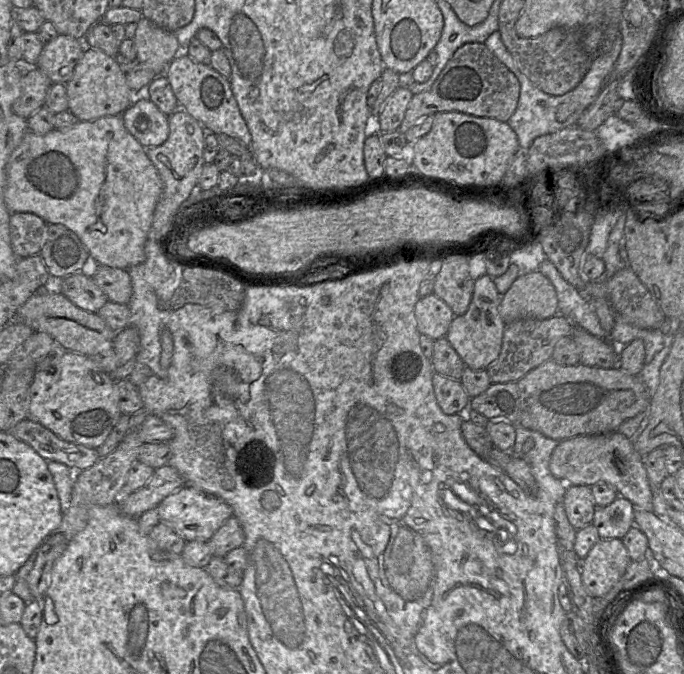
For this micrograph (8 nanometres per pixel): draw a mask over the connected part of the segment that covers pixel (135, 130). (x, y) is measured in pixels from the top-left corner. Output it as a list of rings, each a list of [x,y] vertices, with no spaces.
[[[138,95],[122,113],[124,126],[145,147],[162,145],[168,138],[168,116],[145,95]]]

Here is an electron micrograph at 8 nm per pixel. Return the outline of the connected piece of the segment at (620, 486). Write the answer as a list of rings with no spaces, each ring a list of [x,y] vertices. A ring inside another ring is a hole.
[[[618,431],[580,435],[562,440],[553,450],[549,468],[557,479],[567,485],[593,486],[604,482],[612,486],[621,496],[629,500],[635,509],[653,512],[653,488],[641,456],[632,441]]]

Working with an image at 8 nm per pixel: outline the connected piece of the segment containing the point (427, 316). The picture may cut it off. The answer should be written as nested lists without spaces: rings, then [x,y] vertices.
[[[432,293],[420,297],[415,305],[415,317],[420,334],[435,341],[447,335],[455,314],[442,299]]]

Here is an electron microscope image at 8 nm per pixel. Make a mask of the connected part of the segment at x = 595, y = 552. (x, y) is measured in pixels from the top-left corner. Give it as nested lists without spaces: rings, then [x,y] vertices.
[[[600,539],[580,562],[582,582],[593,598],[606,596],[631,559],[621,539]]]

